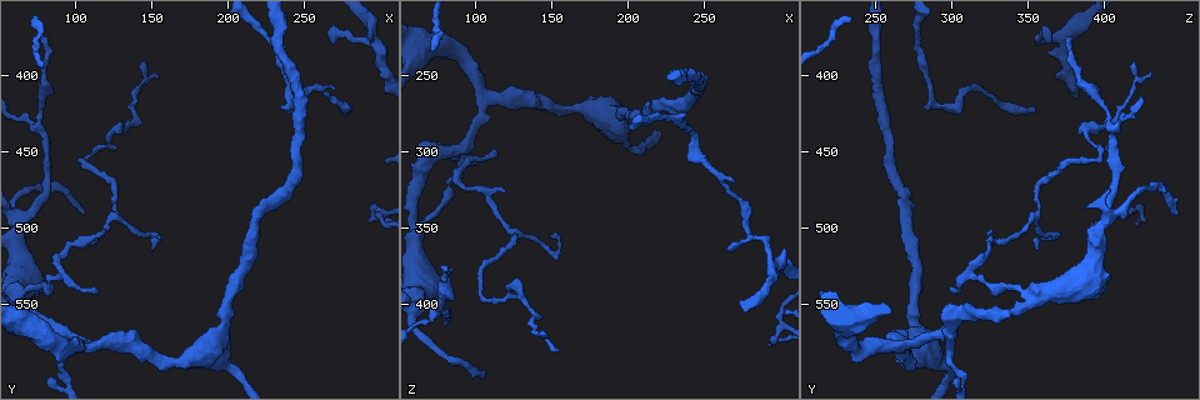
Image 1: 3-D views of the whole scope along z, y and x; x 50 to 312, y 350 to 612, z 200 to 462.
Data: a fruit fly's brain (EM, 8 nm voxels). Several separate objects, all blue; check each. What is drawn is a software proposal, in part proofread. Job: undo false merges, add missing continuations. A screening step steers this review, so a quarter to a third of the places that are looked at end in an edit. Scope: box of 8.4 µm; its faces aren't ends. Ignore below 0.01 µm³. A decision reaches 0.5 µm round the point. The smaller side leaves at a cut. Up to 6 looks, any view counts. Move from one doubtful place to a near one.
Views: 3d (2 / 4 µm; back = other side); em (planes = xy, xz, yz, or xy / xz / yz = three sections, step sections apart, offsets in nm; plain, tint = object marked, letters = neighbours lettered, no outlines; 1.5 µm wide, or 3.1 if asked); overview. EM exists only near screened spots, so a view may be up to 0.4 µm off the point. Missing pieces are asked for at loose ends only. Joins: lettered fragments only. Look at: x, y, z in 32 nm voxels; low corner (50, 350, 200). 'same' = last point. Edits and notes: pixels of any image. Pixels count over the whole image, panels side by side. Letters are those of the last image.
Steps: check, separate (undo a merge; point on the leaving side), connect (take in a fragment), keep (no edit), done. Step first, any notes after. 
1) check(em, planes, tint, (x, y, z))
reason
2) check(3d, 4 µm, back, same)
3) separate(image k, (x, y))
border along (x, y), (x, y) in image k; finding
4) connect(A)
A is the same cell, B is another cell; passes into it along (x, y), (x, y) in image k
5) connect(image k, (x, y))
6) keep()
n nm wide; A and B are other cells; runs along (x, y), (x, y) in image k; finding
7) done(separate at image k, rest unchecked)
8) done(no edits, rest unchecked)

check(em, planes, letters, (120, 504, 326))
tapers out

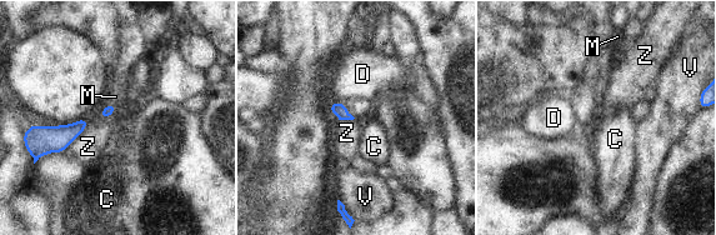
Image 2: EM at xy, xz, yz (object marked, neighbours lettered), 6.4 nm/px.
connect(M)
Z touches over 260 nm; M is the same cell, C, D, V and Z are other cells; passes into it along (110, 109), (113, 104), (115, 96) in image 2; the neuron continues

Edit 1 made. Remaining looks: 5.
check(overview)

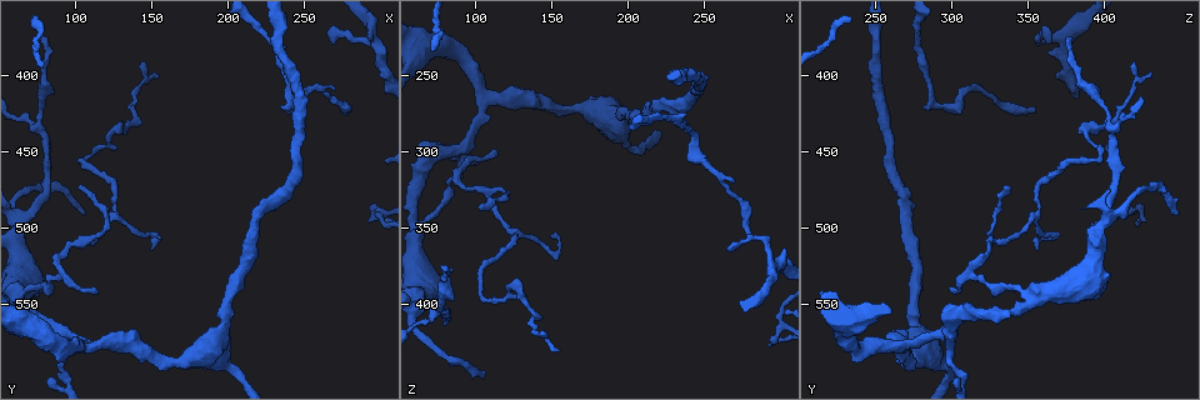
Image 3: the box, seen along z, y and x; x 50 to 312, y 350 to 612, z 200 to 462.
check(3d, 4 µm, back, (290, 494, 426))
free end

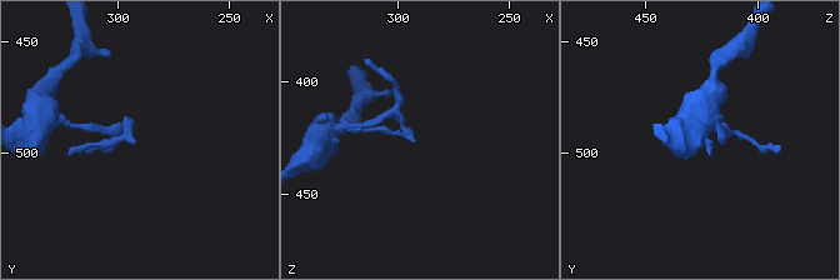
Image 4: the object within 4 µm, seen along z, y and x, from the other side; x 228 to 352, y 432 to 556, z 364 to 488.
check(em, planes, tint, (292, 495, 428))
now the EM

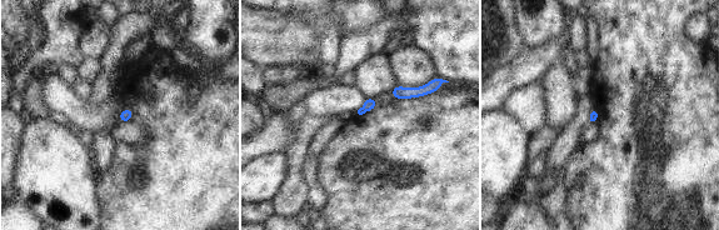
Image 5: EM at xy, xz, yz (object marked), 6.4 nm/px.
check(em, planes, letters, same)

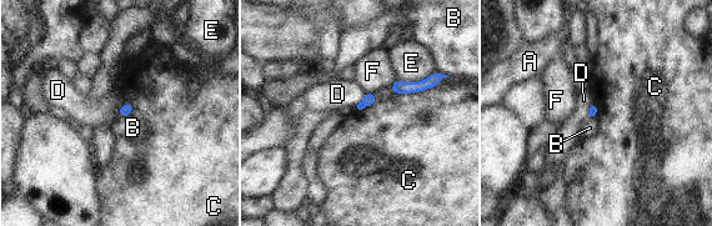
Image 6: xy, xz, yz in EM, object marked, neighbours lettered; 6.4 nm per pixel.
keep()
A, B, C, D, E and F are other cells; border along (440, 84), (396, 95) in image 6; no lettered fragment goes on from it

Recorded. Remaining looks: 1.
done(connect at image 2, rest unchecked)

